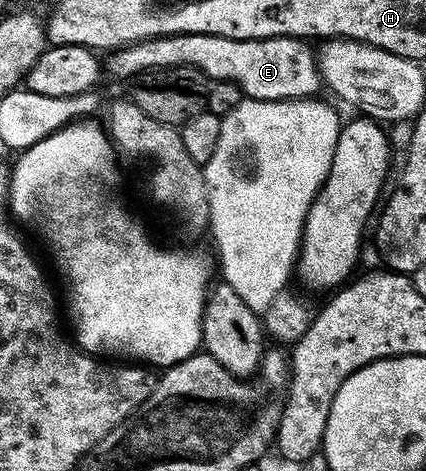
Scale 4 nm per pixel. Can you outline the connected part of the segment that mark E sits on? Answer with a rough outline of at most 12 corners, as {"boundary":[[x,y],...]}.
{"boundary":[[172,34],[108,55],[132,80],[190,66],[246,99],[289,102],[323,90],[299,38]]}

